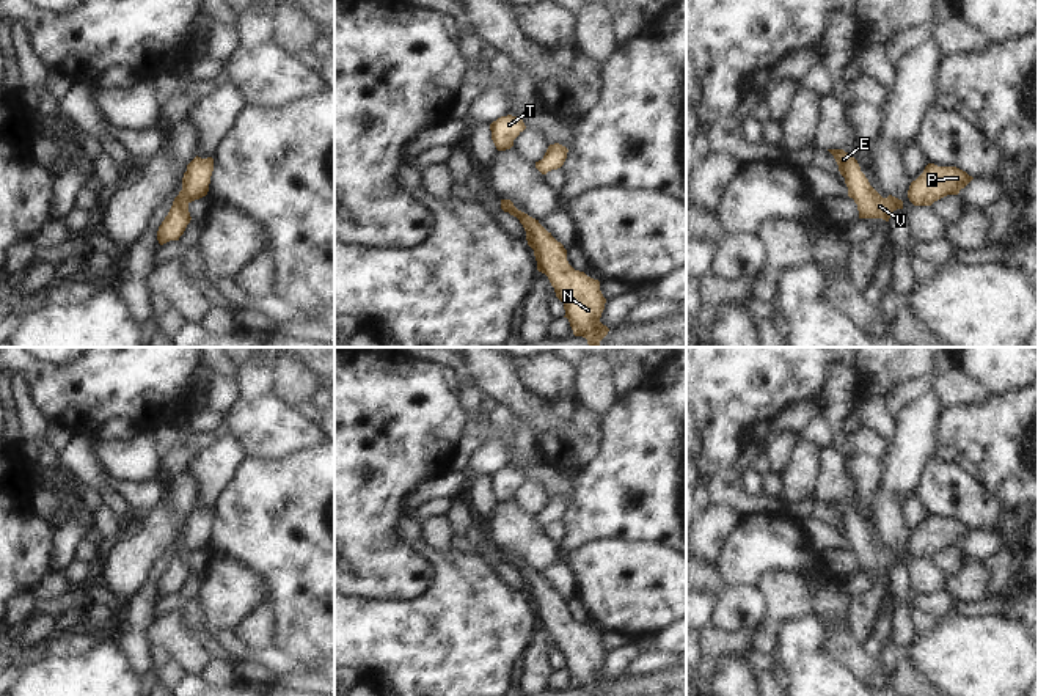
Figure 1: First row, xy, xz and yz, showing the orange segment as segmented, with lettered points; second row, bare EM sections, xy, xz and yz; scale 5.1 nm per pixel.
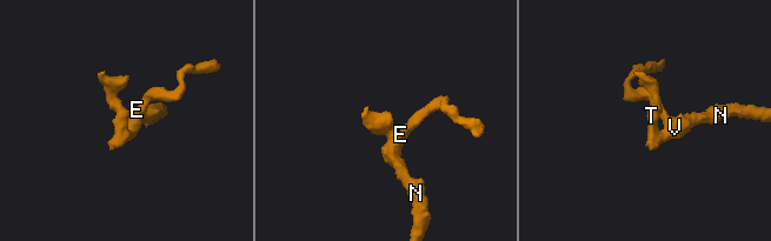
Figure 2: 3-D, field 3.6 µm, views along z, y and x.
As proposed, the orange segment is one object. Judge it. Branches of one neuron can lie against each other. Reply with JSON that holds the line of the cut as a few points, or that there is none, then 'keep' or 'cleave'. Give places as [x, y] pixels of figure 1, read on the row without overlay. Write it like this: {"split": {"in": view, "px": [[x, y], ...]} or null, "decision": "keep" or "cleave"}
{"split": null, "decision": "keep"}

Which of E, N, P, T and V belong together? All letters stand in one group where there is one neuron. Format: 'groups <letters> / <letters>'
groups E N P T V

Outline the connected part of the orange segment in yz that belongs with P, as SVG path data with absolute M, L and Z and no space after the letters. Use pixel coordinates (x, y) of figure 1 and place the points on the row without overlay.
M928 515L923 525L911 534L908 550L914 558L931 558L947 547L958 547L972 531L956 518Z

